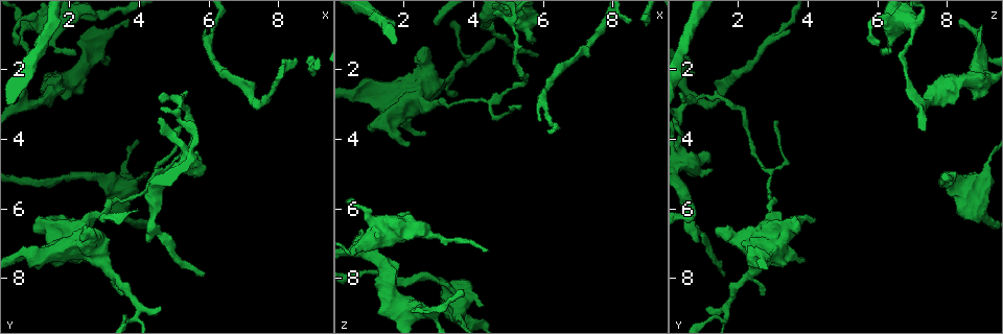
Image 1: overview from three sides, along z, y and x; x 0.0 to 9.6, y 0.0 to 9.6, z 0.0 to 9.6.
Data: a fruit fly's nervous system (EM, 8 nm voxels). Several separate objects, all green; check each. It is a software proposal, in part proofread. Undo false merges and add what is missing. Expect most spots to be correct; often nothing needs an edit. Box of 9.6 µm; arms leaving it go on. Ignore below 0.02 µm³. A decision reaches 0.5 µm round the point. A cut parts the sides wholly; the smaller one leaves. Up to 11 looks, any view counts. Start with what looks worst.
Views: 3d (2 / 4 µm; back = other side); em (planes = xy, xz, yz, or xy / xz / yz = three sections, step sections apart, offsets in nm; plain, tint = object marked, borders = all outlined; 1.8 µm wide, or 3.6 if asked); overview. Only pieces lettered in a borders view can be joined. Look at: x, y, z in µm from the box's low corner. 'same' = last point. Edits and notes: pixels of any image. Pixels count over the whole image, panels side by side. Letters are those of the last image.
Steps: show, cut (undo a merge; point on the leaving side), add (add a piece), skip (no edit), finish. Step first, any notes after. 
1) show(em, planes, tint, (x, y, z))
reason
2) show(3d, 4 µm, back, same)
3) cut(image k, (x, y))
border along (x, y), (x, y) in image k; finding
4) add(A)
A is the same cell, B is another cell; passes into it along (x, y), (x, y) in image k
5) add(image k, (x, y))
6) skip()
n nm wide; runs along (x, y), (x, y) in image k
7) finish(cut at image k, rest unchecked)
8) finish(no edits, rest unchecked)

show(em, 3.6 µm, planes, tint, (0.80, 2.95, 7.20))
three-way junction

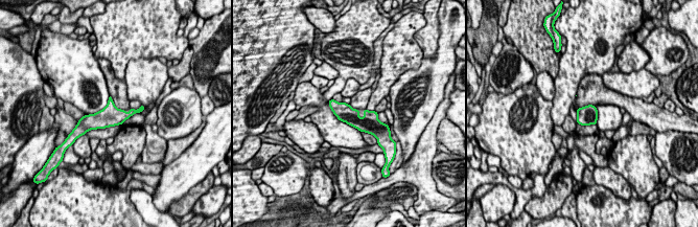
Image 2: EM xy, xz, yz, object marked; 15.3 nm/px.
show(em, 3.6 µm, planes, borders, same)
see the neighbours

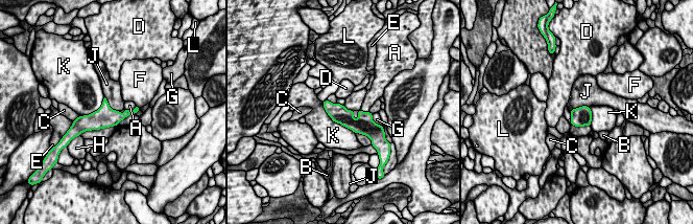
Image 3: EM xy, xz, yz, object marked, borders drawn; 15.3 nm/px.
skip()
A, B, C, D, E, F, G, H, J, K and L are other cells; border along (588, 106), (579, 106), (570, 112) in image 3; continuous, no second cell

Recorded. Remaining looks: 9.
show(em, yz, step 8, tint, (2.75, 6.60, 1.35))

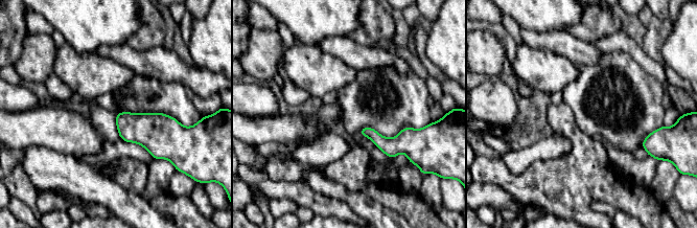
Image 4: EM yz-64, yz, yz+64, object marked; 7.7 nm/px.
show(em, planes, borders, same)
cut it another way

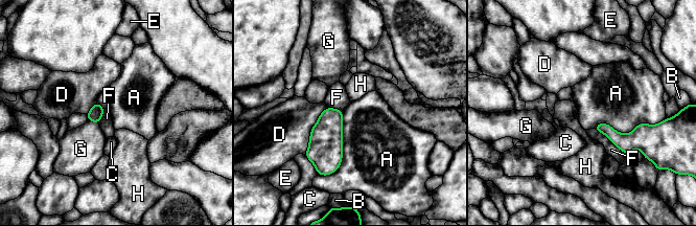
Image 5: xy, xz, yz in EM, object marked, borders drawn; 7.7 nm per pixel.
skip()
A, B, C, D, E, F, G and H are other cells; border along (343, 110), (341, 164), (319, 175) in image 5; no lettered piece goes on from it

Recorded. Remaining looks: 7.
show(em, planes, borders, (2.25, 1.20, 8.95))
free end

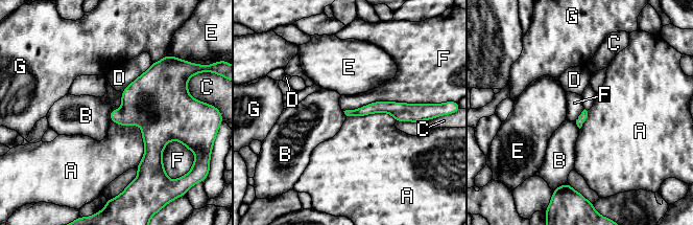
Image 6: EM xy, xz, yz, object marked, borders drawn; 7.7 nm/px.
skip()
F touches over 600 nm; A, B, C, D, E, F and G are other cells; no lettered piece goes on from it

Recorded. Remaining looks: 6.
show(em, planes, tint, (5.00, 7.20, 1.20))
a narrow waist

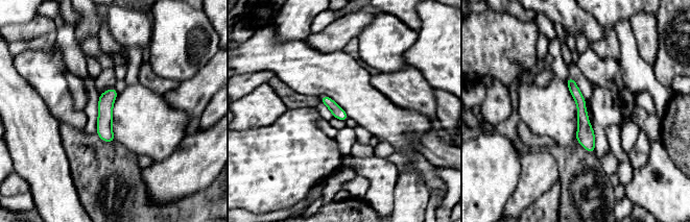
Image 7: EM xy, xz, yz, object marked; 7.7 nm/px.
show(em, planes, borders, same)

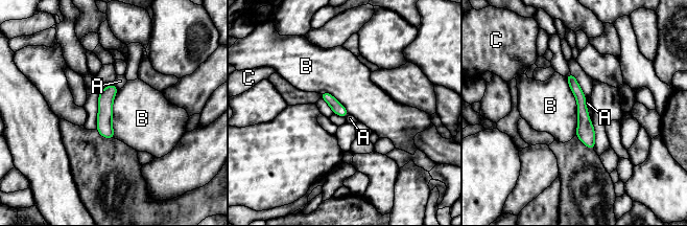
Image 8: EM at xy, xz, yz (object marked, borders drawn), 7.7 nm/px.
skip()
B touches over 460 nm; A, B and C are other cells; runs along (570, 76), (592, 147) in image 8; continuous, no second cell

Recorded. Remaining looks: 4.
finish(no edits, rest unchecked)

